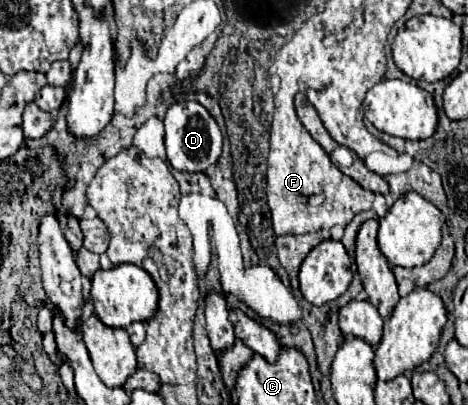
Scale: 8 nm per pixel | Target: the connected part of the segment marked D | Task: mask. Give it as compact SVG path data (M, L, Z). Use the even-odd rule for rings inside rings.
M196 100L188 102L174 102L166 116L166 154L168 162L180 172L206 172L208 166L216 164L222 152L222 132L210 112Z

